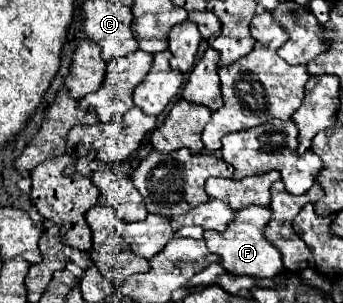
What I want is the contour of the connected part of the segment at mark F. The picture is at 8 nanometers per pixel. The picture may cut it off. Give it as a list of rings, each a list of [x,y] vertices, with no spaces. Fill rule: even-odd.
[[[250,205],[242,211],[238,211],[238,217],[234,219],[234,223],[228,225],[226,231],[206,231],[204,233],[204,241],[210,249],[210,253],[218,255],[222,259],[222,267],[230,273],[230,275],[250,275],[250,277],[276,277],[278,273],[284,271],[284,263],[282,263],[282,253],[270,245],[270,241],[266,239],[266,227],[268,221],[272,217],[272,209],[270,207],[262,207],[262,205]]]

